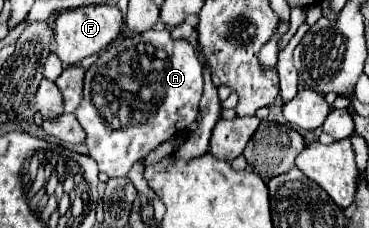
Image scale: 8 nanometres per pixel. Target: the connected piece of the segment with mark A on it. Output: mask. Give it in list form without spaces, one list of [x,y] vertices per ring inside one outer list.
[[[166,29],[124,37],[100,55],[86,71],[82,101],[74,111],[86,131],[88,155],[96,159],[98,169],[108,177],[126,177],[136,161],[176,135],[180,117],[188,117],[188,123],[196,121],[204,87],[202,69],[196,47],[172,39]]]

